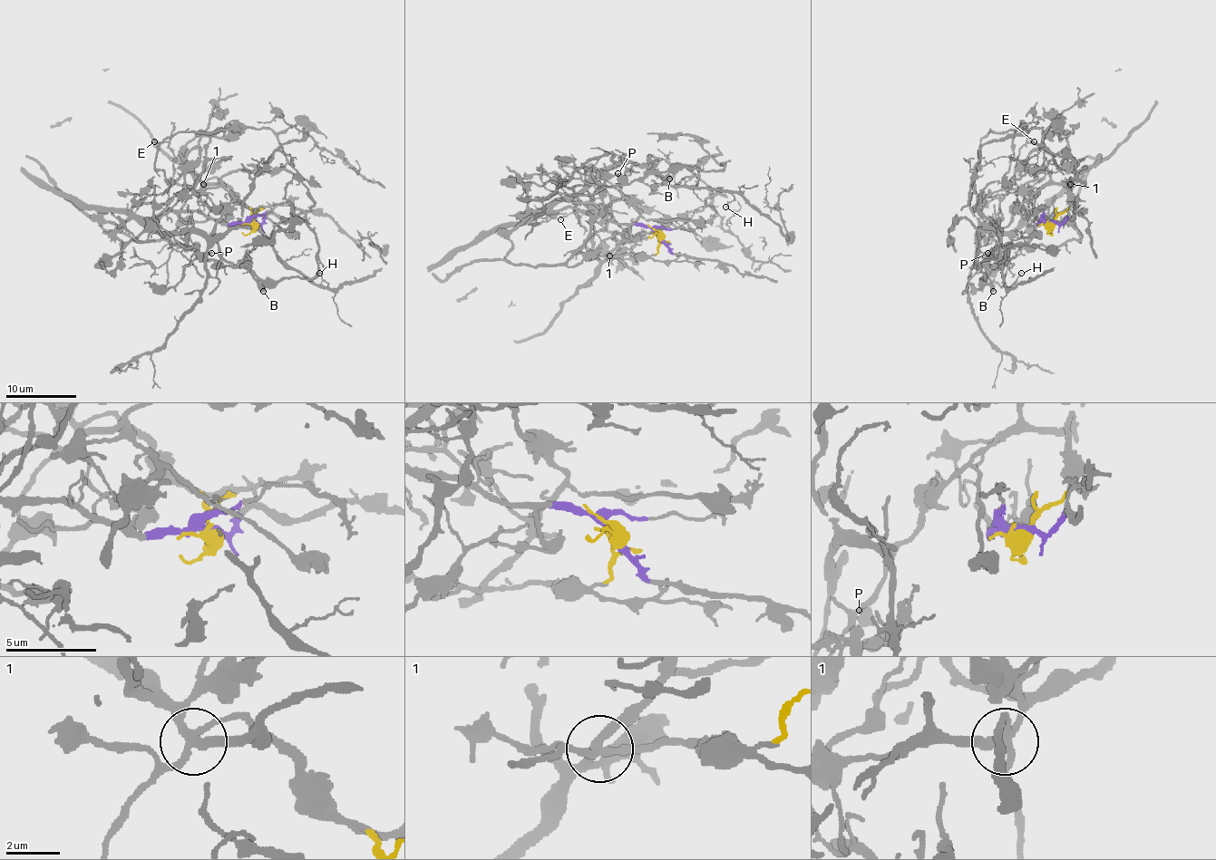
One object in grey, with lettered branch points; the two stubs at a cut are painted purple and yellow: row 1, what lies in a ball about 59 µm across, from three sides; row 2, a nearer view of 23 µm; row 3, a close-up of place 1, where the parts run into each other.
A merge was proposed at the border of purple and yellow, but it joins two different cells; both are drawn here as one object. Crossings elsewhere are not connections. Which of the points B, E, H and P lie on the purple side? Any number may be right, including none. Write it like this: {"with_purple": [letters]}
{"with_purple": ["E", "H"]}

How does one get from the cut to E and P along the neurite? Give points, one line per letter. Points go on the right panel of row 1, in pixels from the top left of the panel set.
E: (1048, 223), (1039, 223), (1024, 208), (1024, 193), (1015, 182), (1016, 156), (1027, 141), (1035, 141)
P: (1048, 223), (1070, 207), (1070, 178), (1073, 223), (1078, 238), (1068, 238), (1059, 246), (1001, 247), (988, 253)

